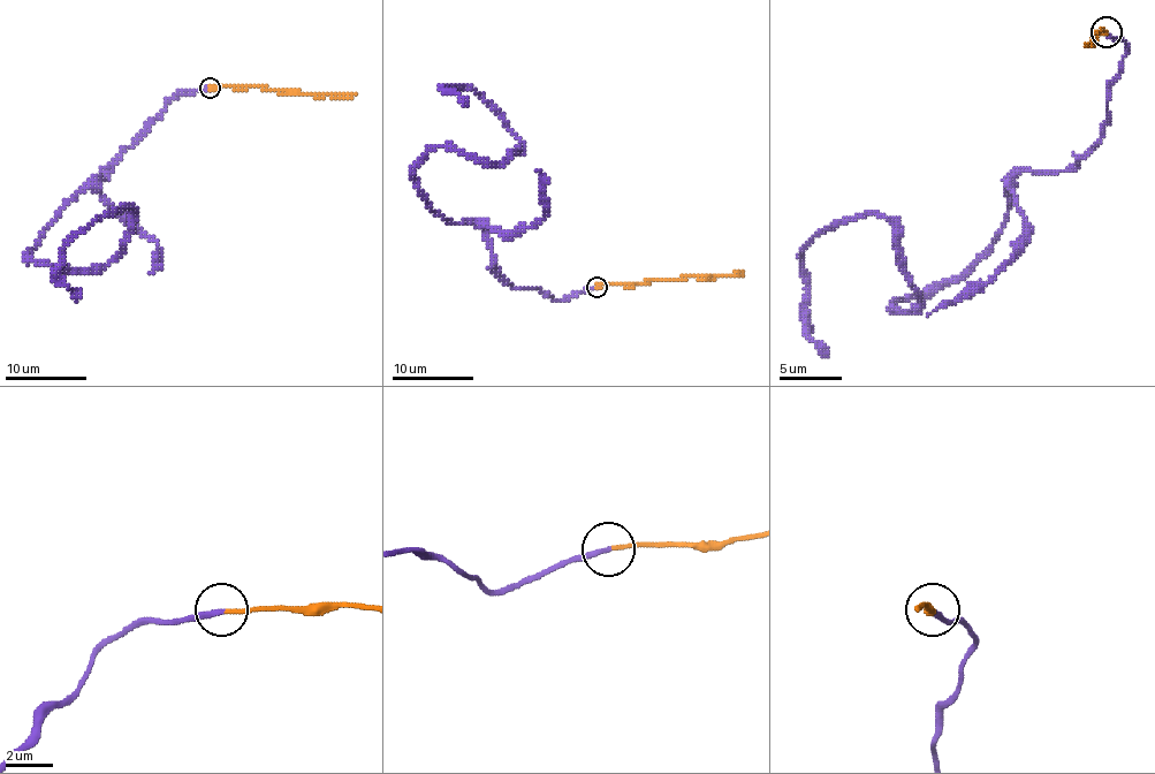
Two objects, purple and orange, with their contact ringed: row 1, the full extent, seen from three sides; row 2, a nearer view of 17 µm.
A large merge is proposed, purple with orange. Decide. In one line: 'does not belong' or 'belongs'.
belongs

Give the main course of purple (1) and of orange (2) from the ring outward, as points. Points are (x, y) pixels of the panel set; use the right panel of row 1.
1: (1107, 31), (1107, 124), (1011, 183), (951, 279), (899, 310), (874, 214), (803, 248), (828, 356)
2: (1107, 31), (1097, 31), (1092, 44), (1085, 44)

